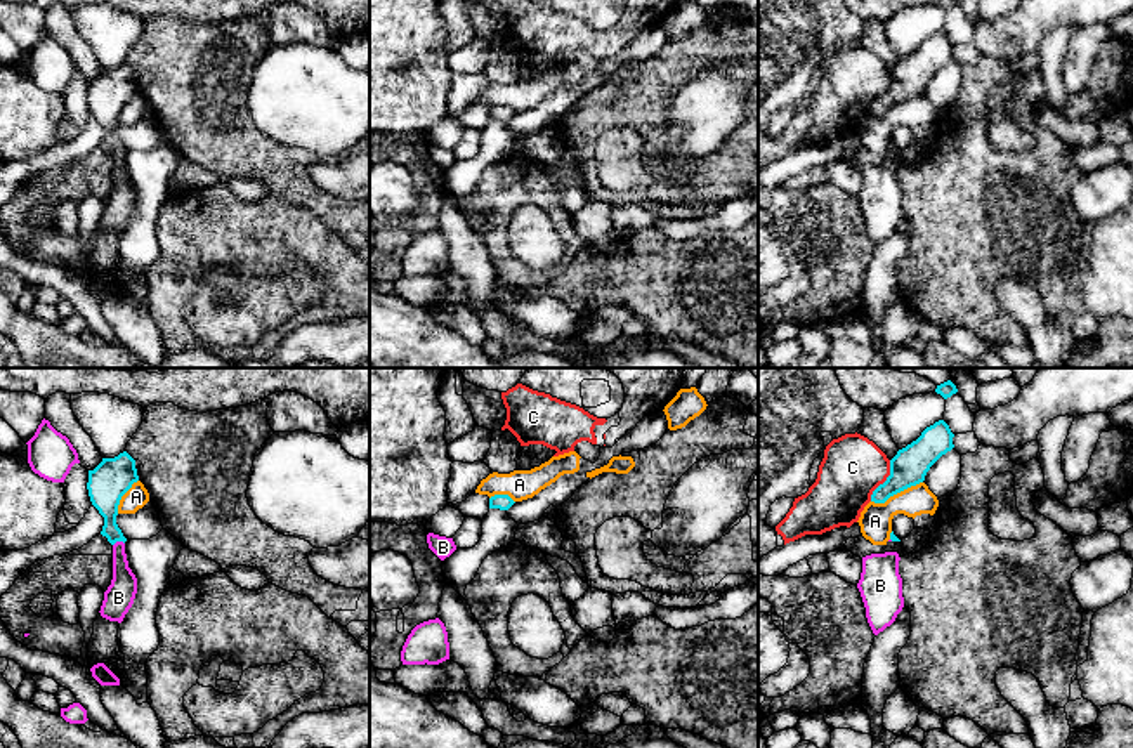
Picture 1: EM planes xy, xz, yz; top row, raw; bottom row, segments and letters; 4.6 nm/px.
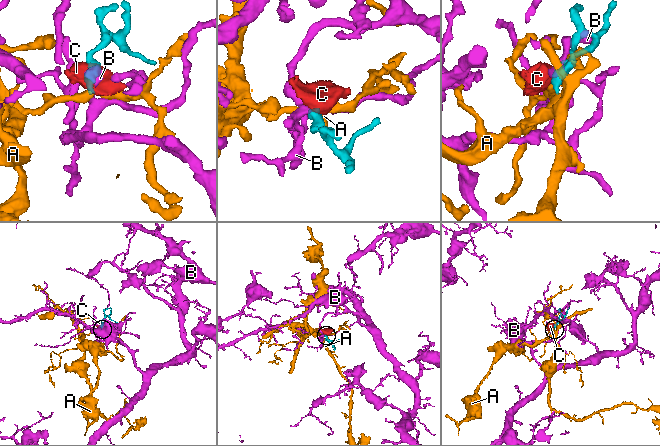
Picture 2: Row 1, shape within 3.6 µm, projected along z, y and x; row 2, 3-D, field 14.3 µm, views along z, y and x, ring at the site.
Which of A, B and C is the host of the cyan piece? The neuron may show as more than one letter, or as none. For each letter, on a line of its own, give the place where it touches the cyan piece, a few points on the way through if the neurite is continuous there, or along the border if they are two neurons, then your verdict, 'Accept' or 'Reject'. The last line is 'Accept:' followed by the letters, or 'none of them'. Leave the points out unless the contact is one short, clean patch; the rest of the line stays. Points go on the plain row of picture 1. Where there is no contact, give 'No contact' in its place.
A: Touches cyan at yz (896, 104). Boundary: yz (922, 92), (890, 106), (884, 113), (871, 113). Reject
B: Touches cyan at xy (118, 151). Accept
C: Touches cyan at yz (885, 92). Boundary: yz (890, 72), (890, 85), (873, 103), (870, 111). Reject
Accept: B

